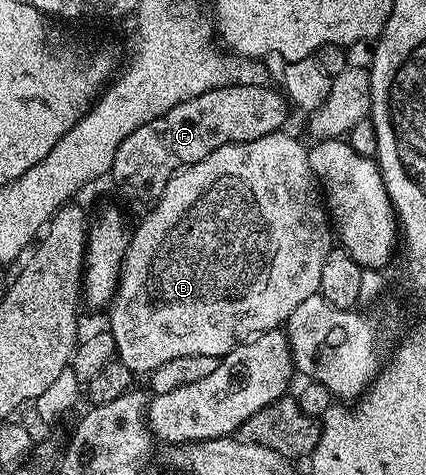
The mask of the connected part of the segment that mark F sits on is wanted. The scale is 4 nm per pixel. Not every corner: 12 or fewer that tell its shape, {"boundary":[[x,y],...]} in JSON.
{"boundary":[[265,84],[214,88],[134,128],[110,179],[136,216],[185,166],[283,131]]}

